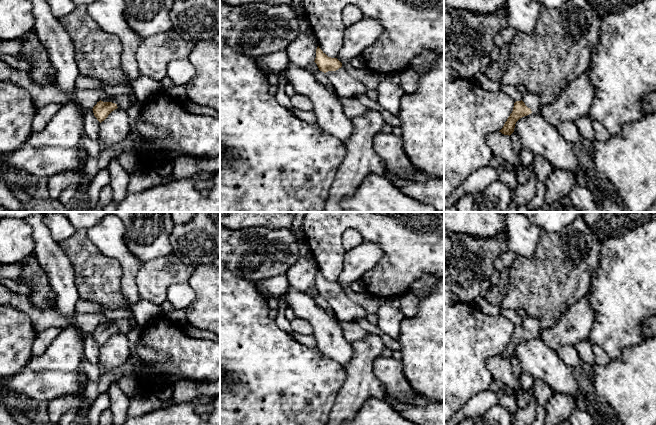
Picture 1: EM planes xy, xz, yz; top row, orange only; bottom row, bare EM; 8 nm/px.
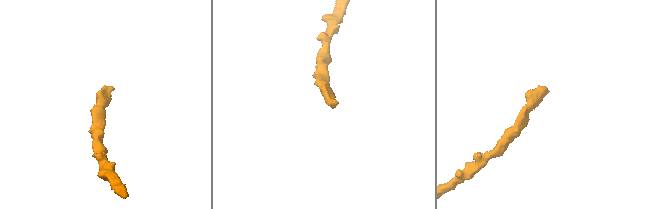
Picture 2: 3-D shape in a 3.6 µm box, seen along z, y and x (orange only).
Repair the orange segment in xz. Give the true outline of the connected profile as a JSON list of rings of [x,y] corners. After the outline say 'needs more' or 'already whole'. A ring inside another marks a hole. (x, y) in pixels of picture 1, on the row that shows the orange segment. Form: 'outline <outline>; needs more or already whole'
outline [[[319,46],[316,49],[314,62],[319,70],[326,74],[331,87],[340,98],[355,99],[359,94],[366,94],[366,86],[346,73],[342,68],[342,63],[337,58],[328,57]]]; needs more

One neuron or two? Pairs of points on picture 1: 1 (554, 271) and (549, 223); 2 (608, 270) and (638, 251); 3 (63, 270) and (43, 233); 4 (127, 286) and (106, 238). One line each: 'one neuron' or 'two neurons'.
1: two neurons
2: one neuron
3: one neuron
4: one neuron

